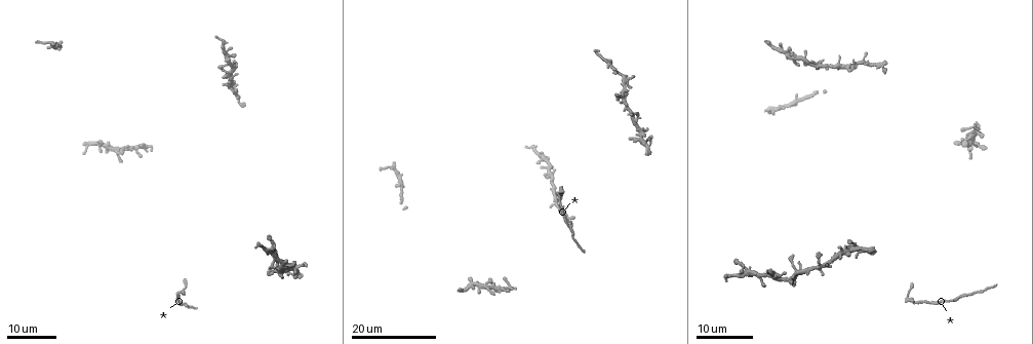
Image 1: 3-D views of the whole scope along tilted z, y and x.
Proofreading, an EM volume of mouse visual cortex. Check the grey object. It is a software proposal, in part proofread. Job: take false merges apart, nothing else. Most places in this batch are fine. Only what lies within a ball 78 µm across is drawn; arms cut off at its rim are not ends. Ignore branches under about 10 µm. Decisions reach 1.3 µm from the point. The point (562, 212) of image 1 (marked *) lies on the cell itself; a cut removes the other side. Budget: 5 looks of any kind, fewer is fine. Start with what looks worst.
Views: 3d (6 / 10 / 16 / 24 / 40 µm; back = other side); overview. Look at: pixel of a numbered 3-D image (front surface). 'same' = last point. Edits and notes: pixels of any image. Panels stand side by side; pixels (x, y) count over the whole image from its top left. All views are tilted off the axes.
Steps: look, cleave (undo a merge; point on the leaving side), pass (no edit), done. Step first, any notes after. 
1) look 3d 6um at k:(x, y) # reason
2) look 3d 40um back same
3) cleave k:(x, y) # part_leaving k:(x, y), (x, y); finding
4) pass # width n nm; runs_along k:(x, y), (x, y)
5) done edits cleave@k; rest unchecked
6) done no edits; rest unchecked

look 3d 16um at 1:(628, 138)

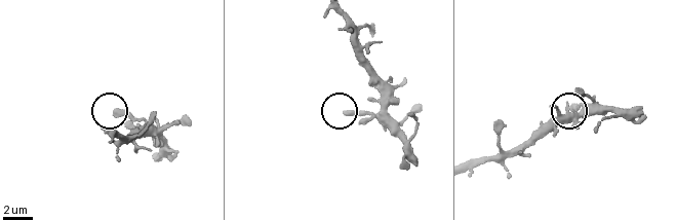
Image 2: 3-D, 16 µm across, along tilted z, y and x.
look 3d 6um at 2:(345, 112) # closer look

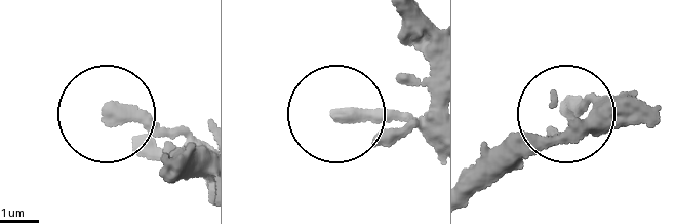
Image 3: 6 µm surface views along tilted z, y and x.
look 3d 6um back at 3:(340, 116)

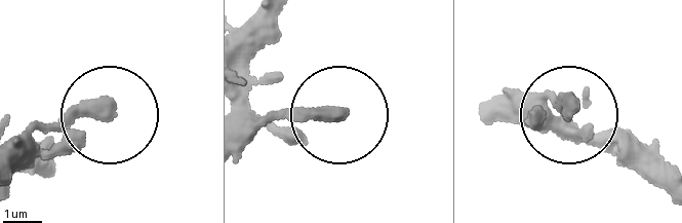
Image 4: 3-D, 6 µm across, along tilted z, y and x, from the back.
pass # side_arm 30 um; all the same cell

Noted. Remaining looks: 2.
look 3d 16um at 1:(760, 274) # side arm on a straight run

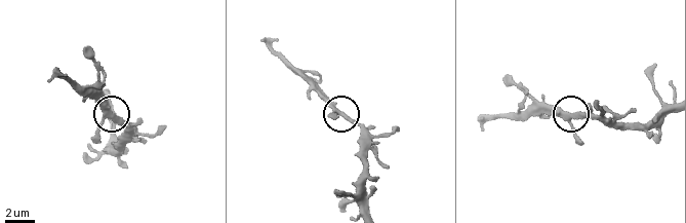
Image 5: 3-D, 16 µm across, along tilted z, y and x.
look 3d 10um at 5:(569, 114)

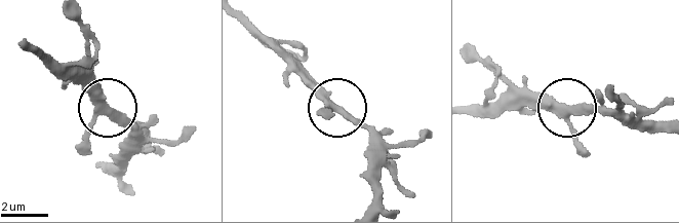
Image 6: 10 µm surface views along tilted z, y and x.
pass # width 300 nm; runs_along 6:(378, 202), (373, 137), (295, 74); continuous, no second cell

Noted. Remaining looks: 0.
done no edits; rest unchecked

